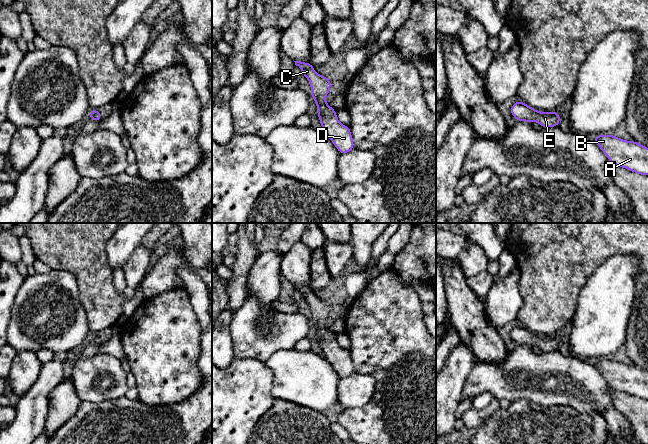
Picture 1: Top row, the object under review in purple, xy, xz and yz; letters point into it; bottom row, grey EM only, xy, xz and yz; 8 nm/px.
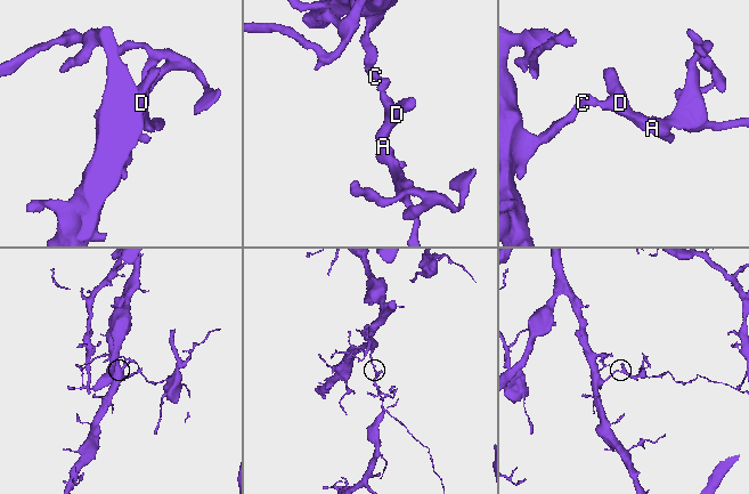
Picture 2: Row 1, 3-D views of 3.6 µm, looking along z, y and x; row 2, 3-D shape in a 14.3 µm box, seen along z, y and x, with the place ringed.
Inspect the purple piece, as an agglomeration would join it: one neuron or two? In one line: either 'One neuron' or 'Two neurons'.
One neuron

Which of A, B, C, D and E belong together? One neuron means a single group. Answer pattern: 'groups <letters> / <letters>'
groups A B C D E

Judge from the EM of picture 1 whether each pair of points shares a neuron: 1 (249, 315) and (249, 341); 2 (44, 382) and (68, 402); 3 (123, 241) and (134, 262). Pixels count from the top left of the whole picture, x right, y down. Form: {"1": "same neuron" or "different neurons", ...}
{"1": "same neuron", "2": "different neurons", "3": "different neurons"}

